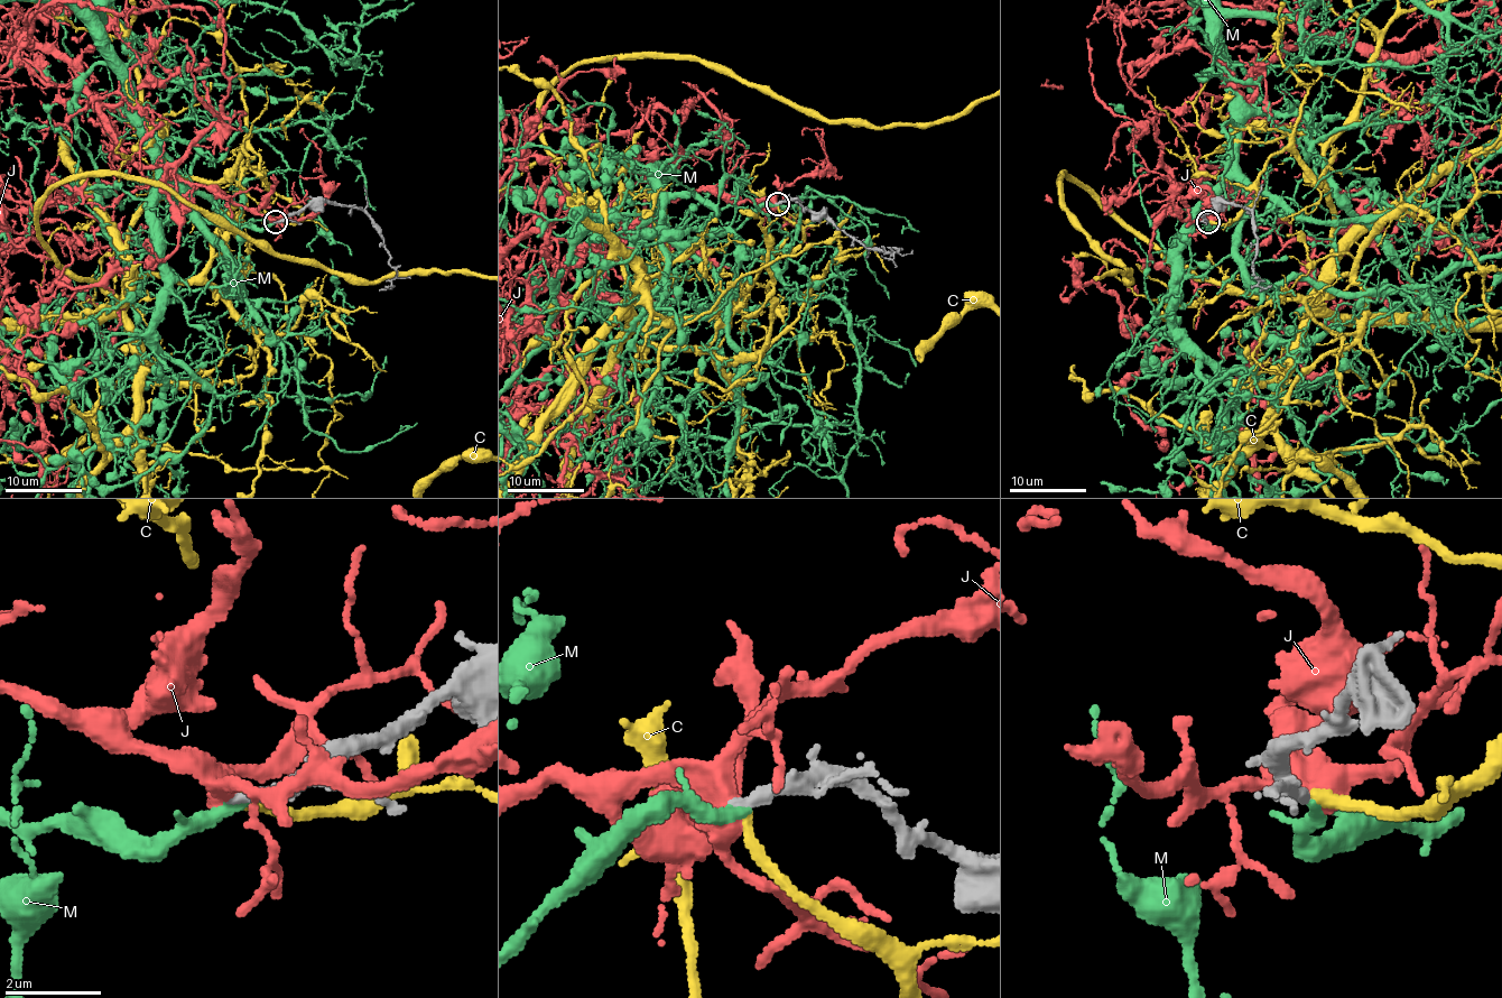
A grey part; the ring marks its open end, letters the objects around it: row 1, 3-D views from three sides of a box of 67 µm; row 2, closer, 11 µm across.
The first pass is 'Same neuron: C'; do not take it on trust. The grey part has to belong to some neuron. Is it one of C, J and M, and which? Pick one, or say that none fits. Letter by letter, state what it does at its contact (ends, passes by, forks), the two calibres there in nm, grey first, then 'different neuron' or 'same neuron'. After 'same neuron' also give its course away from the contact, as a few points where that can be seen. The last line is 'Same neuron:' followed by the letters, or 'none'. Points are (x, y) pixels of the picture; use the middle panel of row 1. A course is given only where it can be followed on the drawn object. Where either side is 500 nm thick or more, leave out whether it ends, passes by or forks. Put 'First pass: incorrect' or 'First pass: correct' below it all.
C: it ends; calibres 320 and 240 nm; same neuron
J: calibres 280 and 500 nm; different neuron
M: it ends; calibres 280 and 320 nm; different neuron
Same neuron: C
First pass: correct

